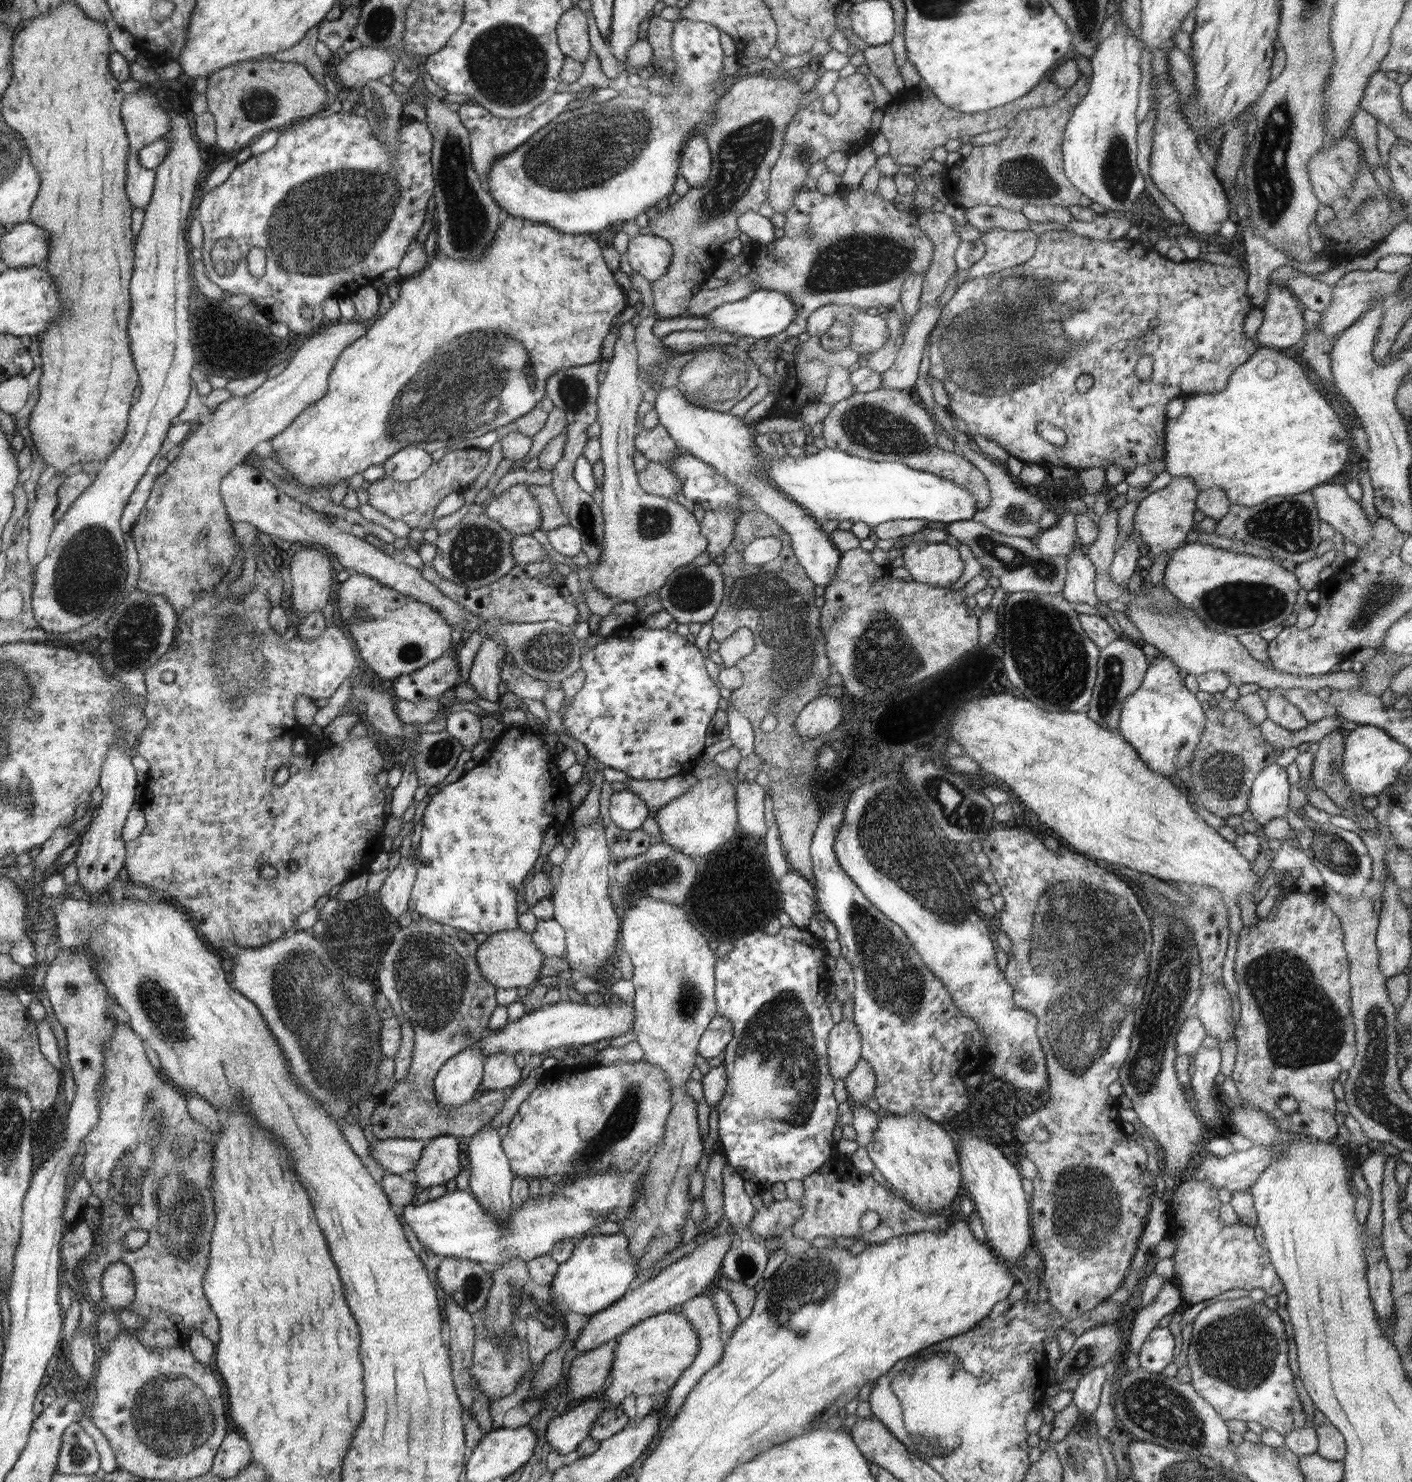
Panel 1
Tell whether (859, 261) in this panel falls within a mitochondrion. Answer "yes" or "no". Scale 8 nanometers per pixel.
yes

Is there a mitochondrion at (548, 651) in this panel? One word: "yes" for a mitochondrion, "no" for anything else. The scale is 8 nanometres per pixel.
yes

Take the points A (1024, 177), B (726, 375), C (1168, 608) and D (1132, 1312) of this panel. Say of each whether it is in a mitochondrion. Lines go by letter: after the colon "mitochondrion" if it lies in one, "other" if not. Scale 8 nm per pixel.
A: mitochondrion
B: mitochondrion
C: mitochondrion
D: other

